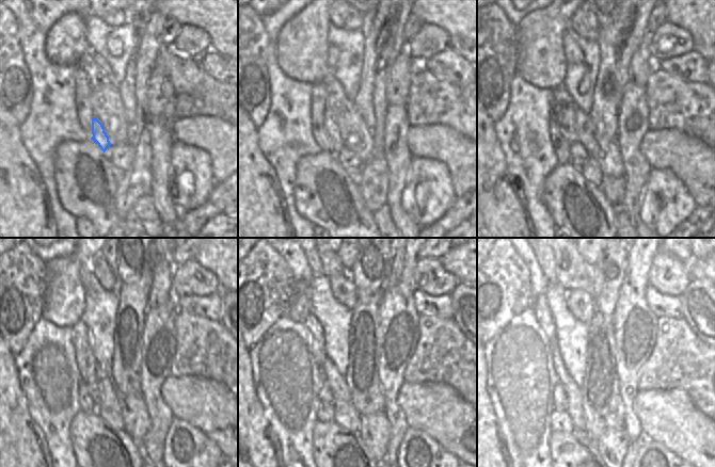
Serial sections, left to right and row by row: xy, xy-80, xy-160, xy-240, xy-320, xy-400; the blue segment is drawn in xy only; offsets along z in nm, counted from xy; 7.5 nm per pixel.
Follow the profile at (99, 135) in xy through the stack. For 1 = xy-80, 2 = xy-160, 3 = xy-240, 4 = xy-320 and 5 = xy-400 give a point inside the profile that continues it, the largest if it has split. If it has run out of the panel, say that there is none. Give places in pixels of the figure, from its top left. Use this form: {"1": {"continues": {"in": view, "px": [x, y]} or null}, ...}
{"1": {"continues": {"in": "xy-80", "px": [330, 124]}}, "2": {"continues": {"in": "xy-160", "px": [562, 105]}}, "3": {"continues": {"in": "xy-240", "px": [86, 363]}}, "4": {"continues": {"in": "xy-320", "px": [316, 332]}}, "5": {"continues": {"in": "xy-400", "px": [540, 305]}}}

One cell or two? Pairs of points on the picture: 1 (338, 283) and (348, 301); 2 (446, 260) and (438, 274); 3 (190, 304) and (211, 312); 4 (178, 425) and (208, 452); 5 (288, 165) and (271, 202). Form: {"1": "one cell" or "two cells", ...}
{"1": "one cell", "2": "two cells", "3": "one cell", "4": "one cell", "5": "two cells"}

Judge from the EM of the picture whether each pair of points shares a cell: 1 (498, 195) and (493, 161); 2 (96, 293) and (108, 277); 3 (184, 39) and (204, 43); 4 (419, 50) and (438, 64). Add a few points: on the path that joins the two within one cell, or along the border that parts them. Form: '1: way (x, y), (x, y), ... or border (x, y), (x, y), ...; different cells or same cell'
1: way (493, 187), (493, 170); same cell
2: border (92, 275), (106, 290), (118, 293); different cells
3: way (189, 41), (199, 42); same cell
4: border (450, 47), (427, 59); different cells

